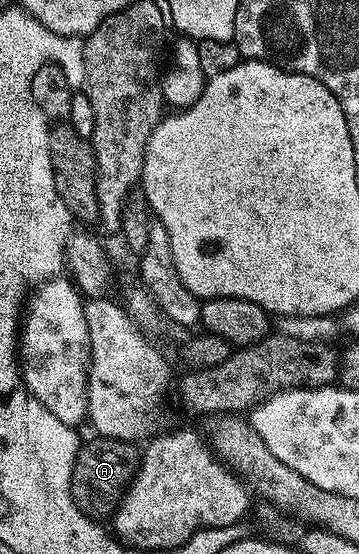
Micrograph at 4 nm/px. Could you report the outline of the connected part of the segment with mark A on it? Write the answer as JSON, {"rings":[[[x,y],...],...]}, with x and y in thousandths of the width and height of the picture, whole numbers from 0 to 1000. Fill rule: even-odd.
{"rings":[[[262,792],[245,801],[240,796],[214,819],[198,857],[198,895],[240,931],[287,942],[295,940],[295,931],[301,937],[318,926],[334,903],[351,894],[376,865],[376,854],[387,850],[393,823],[379,803],[351,794]]]}

